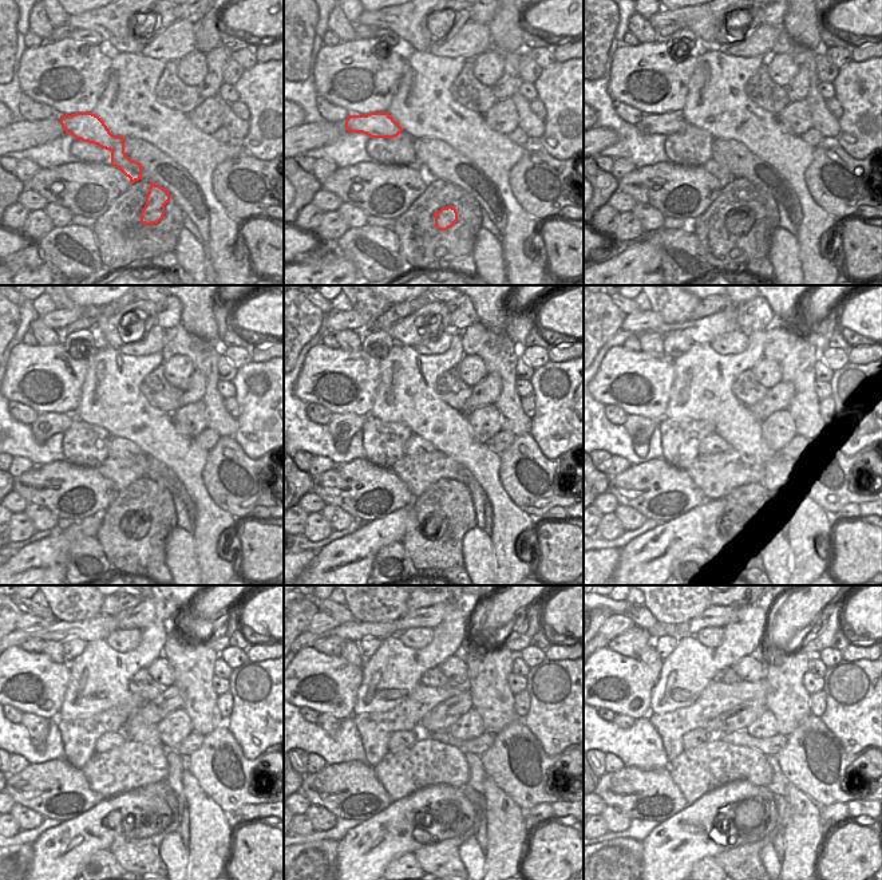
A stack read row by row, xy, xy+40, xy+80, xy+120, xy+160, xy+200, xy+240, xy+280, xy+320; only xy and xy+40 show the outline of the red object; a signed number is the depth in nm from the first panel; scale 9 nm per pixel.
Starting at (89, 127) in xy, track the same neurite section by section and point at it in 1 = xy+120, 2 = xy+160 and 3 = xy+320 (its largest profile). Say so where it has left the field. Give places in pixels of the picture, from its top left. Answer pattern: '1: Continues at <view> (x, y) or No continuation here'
1: Continues at xy+120 (47, 423)
2: Continues at xy+160 (343, 426)
3: Continues at xy+320 (621, 721).

